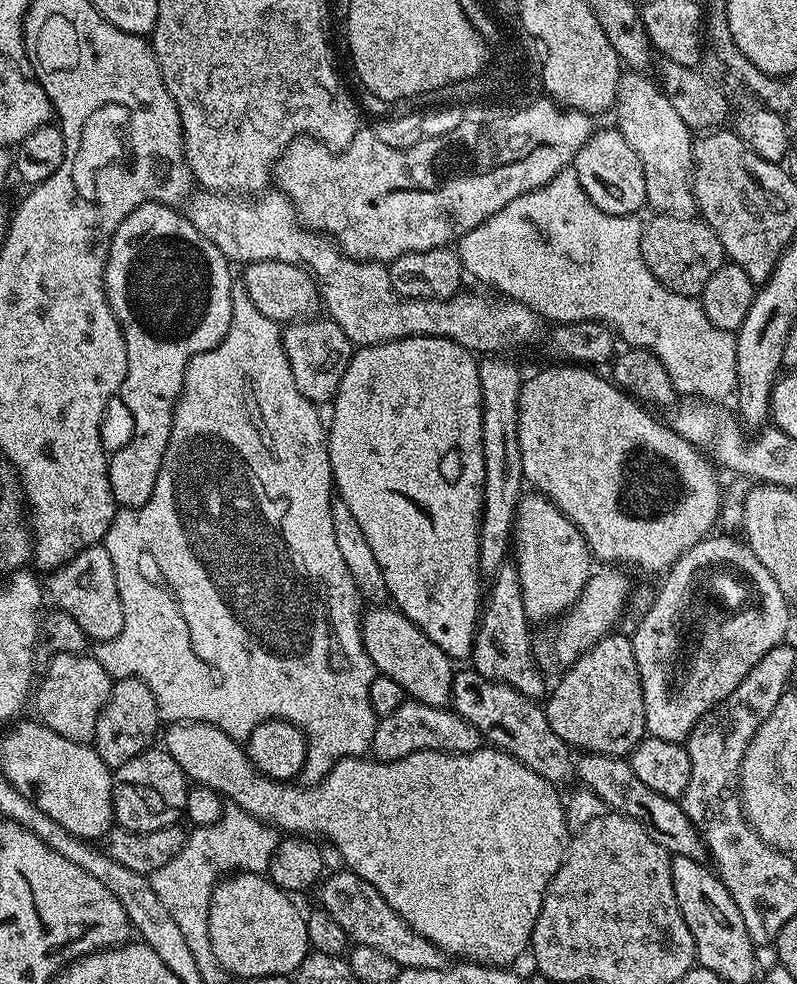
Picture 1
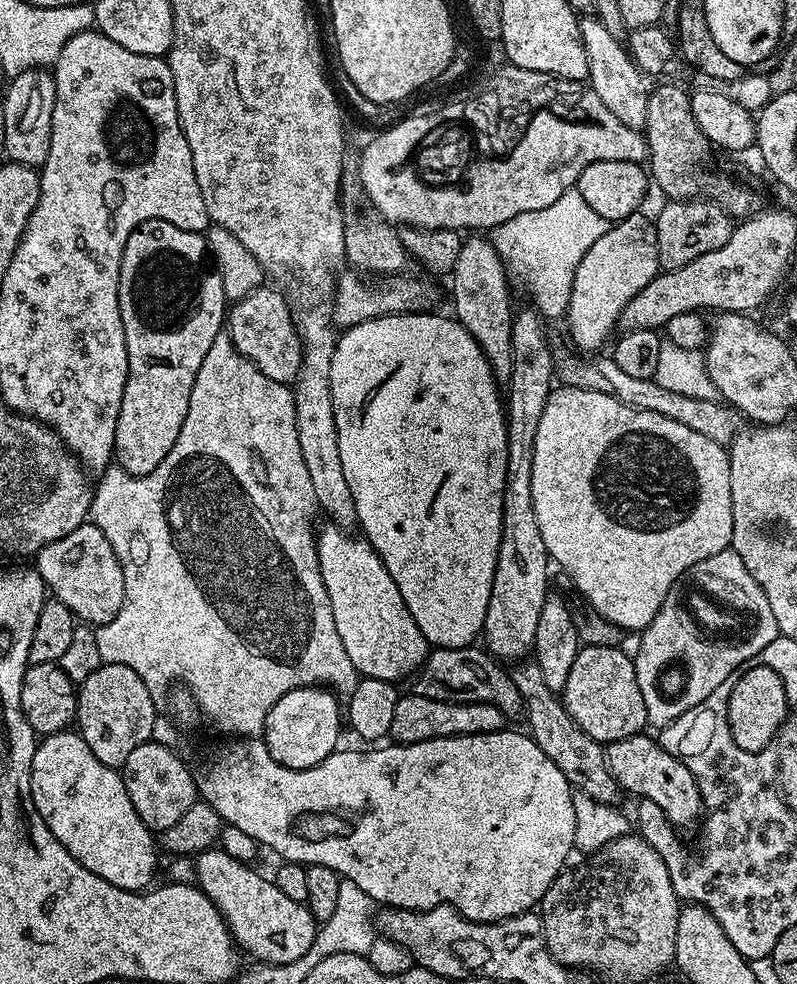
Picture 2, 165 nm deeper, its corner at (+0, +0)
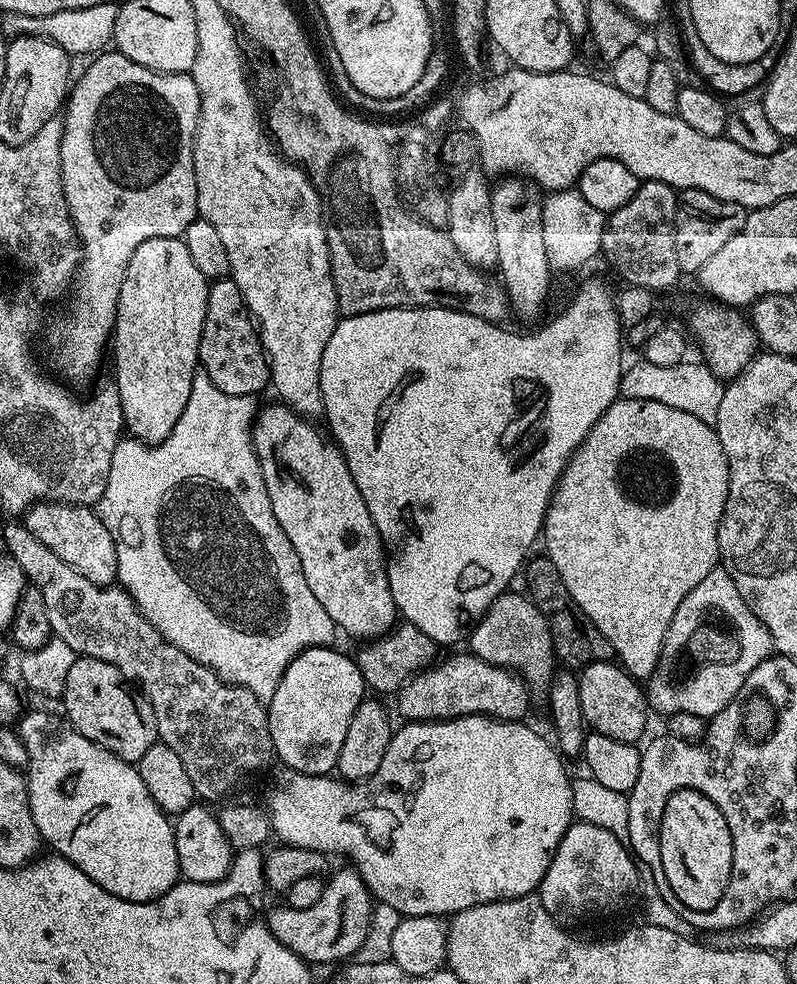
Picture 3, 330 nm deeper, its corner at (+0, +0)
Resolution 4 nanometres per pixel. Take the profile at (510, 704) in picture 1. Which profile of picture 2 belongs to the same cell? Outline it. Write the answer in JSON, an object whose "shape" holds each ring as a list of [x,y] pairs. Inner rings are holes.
{"shape":[[[483,647],[438,648],[429,651],[428,658],[422,667],[416,669],[411,677],[411,695],[430,698],[431,700],[450,700],[454,704],[489,704],[504,712],[505,717],[519,717],[524,707],[524,699],[518,694],[518,686],[514,686],[511,675],[503,672],[501,665]]]}

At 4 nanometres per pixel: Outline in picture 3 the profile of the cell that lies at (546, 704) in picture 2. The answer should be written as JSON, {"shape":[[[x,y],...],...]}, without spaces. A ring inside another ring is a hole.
{"shape":[[[503,592],[488,607],[483,618],[473,626],[466,644],[472,647],[469,648],[471,655],[497,664],[499,668],[515,670],[533,697],[544,698],[548,695],[548,687],[552,685],[553,675],[558,668],[550,626],[546,626],[542,610],[538,610],[538,606],[534,606],[527,595],[517,592]]]}

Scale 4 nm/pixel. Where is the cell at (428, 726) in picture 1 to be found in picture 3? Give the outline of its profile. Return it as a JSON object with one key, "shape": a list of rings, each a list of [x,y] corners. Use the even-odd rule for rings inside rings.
{"shape":[[[471,654],[443,660],[417,672],[395,693],[396,708],[405,716],[405,721],[453,720],[463,716],[491,716],[494,720],[505,722],[525,719],[530,693],[515,671],[499,668],[497,664]]]}

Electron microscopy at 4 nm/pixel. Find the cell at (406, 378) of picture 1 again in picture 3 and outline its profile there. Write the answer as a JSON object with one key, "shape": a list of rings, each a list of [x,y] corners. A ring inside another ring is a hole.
{"shape":[[[588,280],[576,292],[576,297],[564,308],[561,316],[556,316],[541,332],[528,332],[523,336],[520,332],[511,332],[499,323],[483,320],[474,314],[466,314],[449,308],[387,308],[377,312],[367,312],[361,316],[344,316],[330,334],[330,342],[326,342],[326,350],[322,350],[322,366],[320,367],[320,385],[322,386],[322,398],[324,399],[323,415],[328,416],[328,424],[332,427],[330,436],[335,443],[340,445],[346,462],[350,466],[350,474],[354,474],[354,482],[362,494],[362,502],[366,502],[366,510],[370,510],[370,518],[374,518],[374,526],[380,535],[380,541],[384,544],[386,553],[386,567],[388,570],[388,581],[390,582],[390,594],[394,594],[397,613],[407,623],[418,626],[426,638],[436,641],[437,645],[456,644],[465,639],[471,633],[473,626],[486,614],[489,606],[502,595],[509,591],[512,579],[517,579],[518,573],[523,569],[530,553],[533,551],[532,543],[541,539],[544,530],[544,516],[548,513],[548,503],[552,501],[552,493],[556,490],[556,484],[560,481],[560,475],[568,465],[569,458],[578,450],[580,443],[587,438],[594,422],[606,414],[606,410],[620,396],[620,378],[622,375],[622,363],[620,364],[620,340],[622,344],[622,325],[620,315],[616,312],[616,301],[613,289],[608,289],[600,280]]]}

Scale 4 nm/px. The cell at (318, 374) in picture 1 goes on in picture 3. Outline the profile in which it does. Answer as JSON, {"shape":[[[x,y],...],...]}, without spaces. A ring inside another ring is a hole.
{"shape":[[[230,278],[213,280],[208,286],[206,298],[206,322],[202,326],[202,338],[200,339],[200,362],[199,367],[222,390],[222,394],[234,394],[235,396],[255,397],[270,384],[268,371],[268,358],[264,355],[264,348],[260,344],[260,334],[253,321],[251,312],[244,304],[242,294],[238,286]]]}

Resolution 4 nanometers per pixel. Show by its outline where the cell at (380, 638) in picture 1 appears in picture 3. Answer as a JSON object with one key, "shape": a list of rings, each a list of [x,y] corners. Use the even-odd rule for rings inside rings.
{"shape":[[[283,402],[268,404],[259,409],[255,421],[252,425],[252,445],[256,451],[258,462],[262,466],[262,478],[266,482],[266,494],[270,494],[270,506],[274,510],[274,518],[278,518],[278,526],[282,526],[282,534],[290,538],[290,546],[294,546],[294,554],[298,554],[298,562],[302,566],[302,574],[306,574],[306,586],[310,586],[314,598],[322,602],[322,610],[330,614],[330,618],[336,623],[337,629],[348,636],[357,636],[357,641],[367,642],[374,640],[378,636],[385,636],[391,632],[398,623],[398,613],[394,594],[390,594],[390,582],[388,581],[388,570],[386,567],[386,553],[384,544],[380,541],[378,530],[374,526],[374,518],[370,518],[370,510],[366,510],[366,502],[362,502],[362,494],[354,482],[354,474],[350,474],[350,466],[346,462],[340,445],[333,442],[327,435],[324,436],[315,428],[311,419],[305,418],[294,409],[288,407]]]}

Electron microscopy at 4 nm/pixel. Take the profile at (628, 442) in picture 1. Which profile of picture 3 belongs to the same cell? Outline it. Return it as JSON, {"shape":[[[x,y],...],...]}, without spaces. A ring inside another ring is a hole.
{"shape":[[[617,398],[614,403],[594,422],[590,434],[578,446],[576,453],[568,460],[556,490],[552,493],[552,501],[548,503],[548,513],[544,516],[544,530],[542,544],[545,544],[546,555],[554,562],[570,598],[598,626],[598,630],[610,642],[615,659],[621,668],[625,668],[635,680],[647,681],[660,665],[660,655],[664,639],[668,633],[670,622],[674,614],[680,609],[682,598],[710,574],[710,570],[717,567],[720,560],[718,546],[718,530],[720,519],[726,506],[728,497],[728,459],[726,450],[722,450],[722,442],[718,438],[715,427],[702,418],[694,418],[694,414],[686,414],[686,410],[674,410],[674,406],[662,406],[662,402],[649,400],[626,400]]]}

